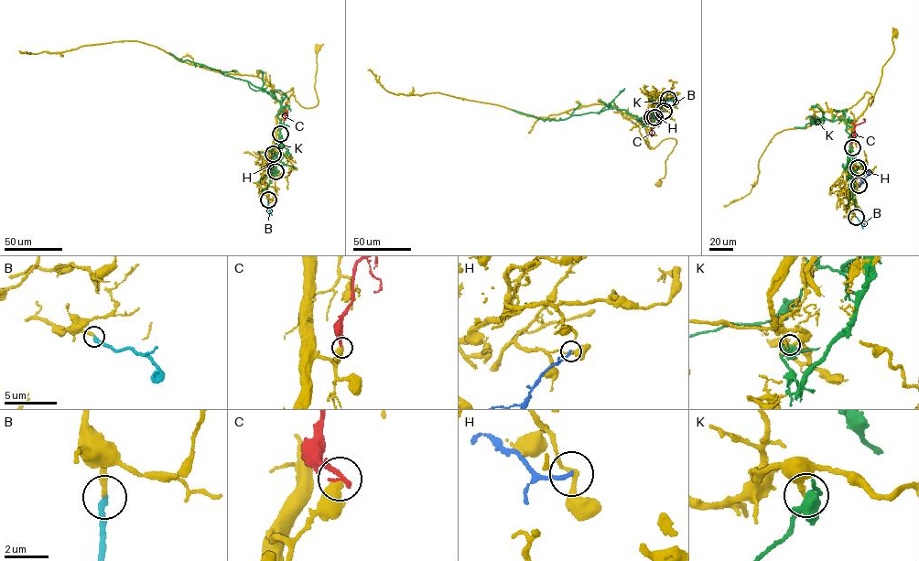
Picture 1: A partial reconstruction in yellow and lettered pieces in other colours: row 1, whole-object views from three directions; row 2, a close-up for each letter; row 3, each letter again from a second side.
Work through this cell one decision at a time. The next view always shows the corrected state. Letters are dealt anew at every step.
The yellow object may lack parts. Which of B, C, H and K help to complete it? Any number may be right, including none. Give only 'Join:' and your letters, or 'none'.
Join: B

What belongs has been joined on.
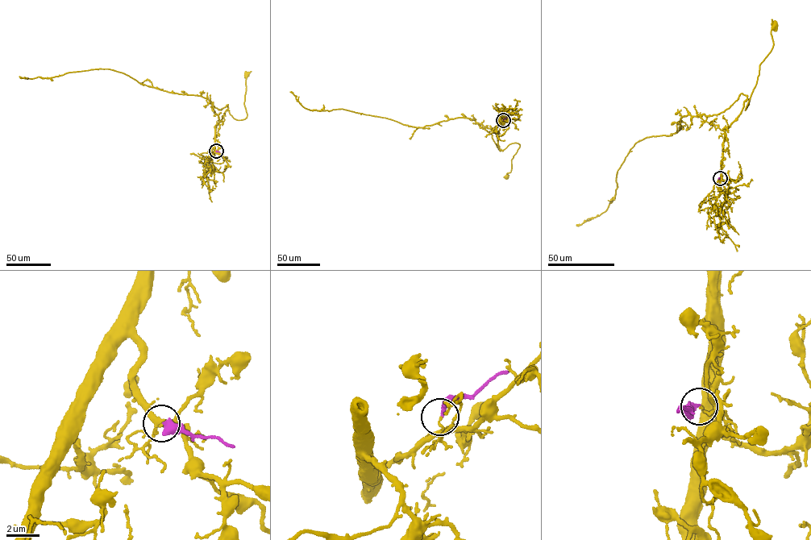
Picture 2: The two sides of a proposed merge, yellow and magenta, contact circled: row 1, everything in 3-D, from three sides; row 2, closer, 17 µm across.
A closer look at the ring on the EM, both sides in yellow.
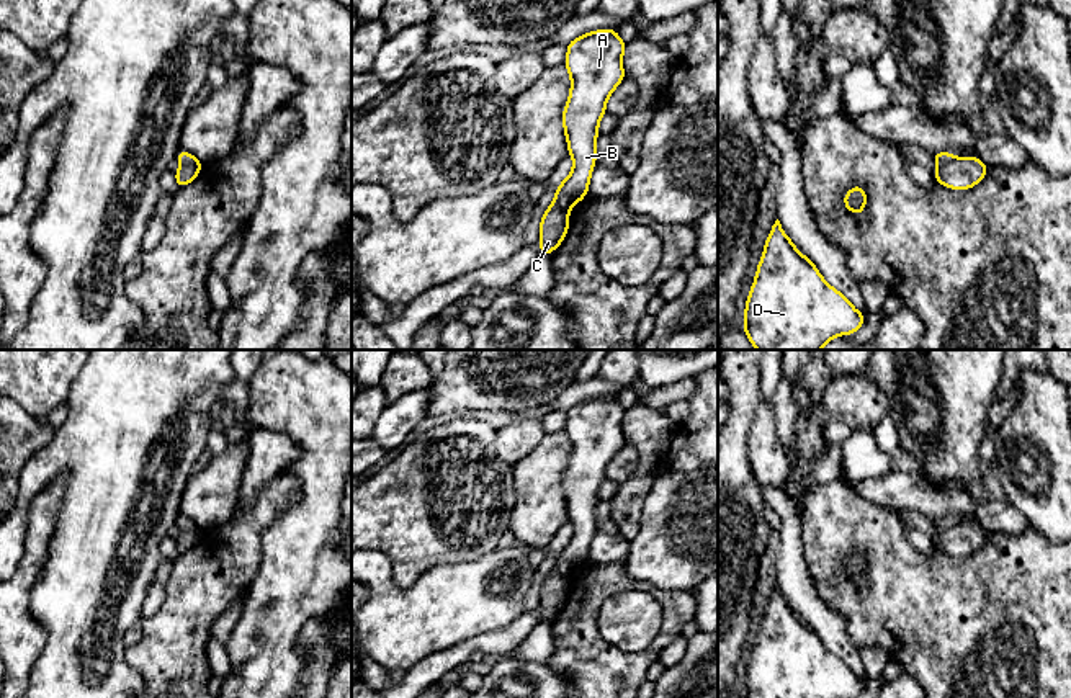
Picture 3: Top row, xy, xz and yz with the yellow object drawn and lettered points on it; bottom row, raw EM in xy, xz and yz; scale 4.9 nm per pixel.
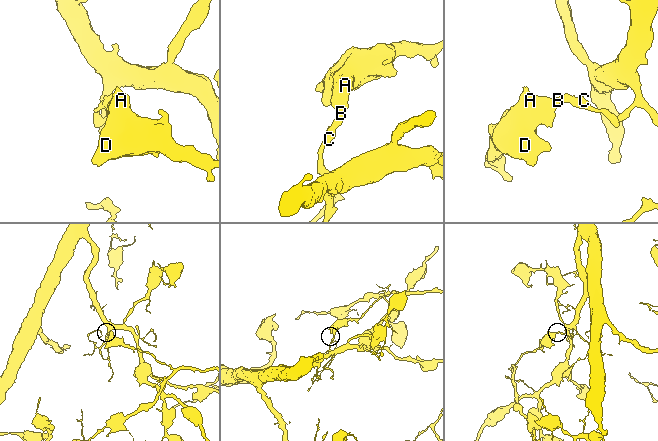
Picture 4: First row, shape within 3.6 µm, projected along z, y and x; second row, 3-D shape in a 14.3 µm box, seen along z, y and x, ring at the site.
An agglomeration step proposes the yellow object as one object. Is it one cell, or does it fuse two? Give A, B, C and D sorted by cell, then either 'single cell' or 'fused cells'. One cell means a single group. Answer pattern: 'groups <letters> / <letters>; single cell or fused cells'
groups A B D / C; fused cells

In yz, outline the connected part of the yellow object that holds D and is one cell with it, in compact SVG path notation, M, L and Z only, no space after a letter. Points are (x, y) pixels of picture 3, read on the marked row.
M777 219L764 244L755 278L749 291L742 330L757 350L821 350L829 340L852 335L865 324L867 314L832 288L816 265L783 232Z

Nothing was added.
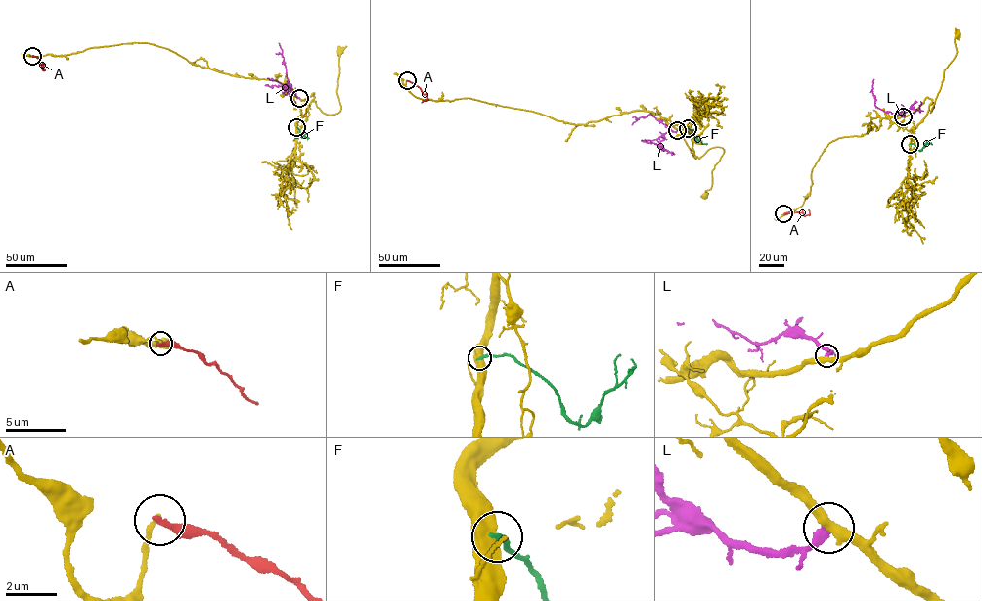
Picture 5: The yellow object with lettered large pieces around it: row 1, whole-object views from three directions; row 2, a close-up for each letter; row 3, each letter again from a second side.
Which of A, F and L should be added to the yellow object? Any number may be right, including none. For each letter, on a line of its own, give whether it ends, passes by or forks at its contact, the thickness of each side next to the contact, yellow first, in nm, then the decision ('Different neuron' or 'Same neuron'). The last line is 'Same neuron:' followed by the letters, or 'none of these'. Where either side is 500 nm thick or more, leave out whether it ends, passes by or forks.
A: It ends there. Thickness 170 nm (yellow) against 300 nm. Different neuron
F: Thickness 600 nm (yellow) against 220 nm. Different neuron
L: It ends there. Thickness 380 nm (yellow) against 280 nm. Different neuron
Same neuron: none of these

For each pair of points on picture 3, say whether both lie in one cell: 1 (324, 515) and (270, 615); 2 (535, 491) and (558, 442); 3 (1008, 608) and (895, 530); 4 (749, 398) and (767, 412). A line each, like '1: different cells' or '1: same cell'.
1: same cell
2: same cell
3: same cell
4: different cells

